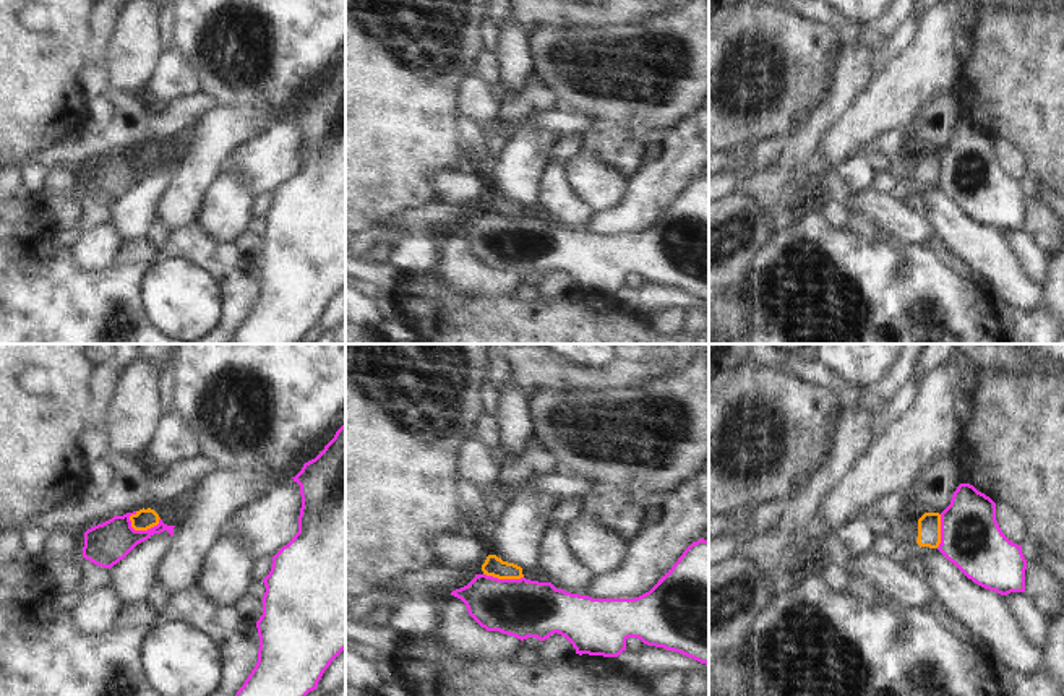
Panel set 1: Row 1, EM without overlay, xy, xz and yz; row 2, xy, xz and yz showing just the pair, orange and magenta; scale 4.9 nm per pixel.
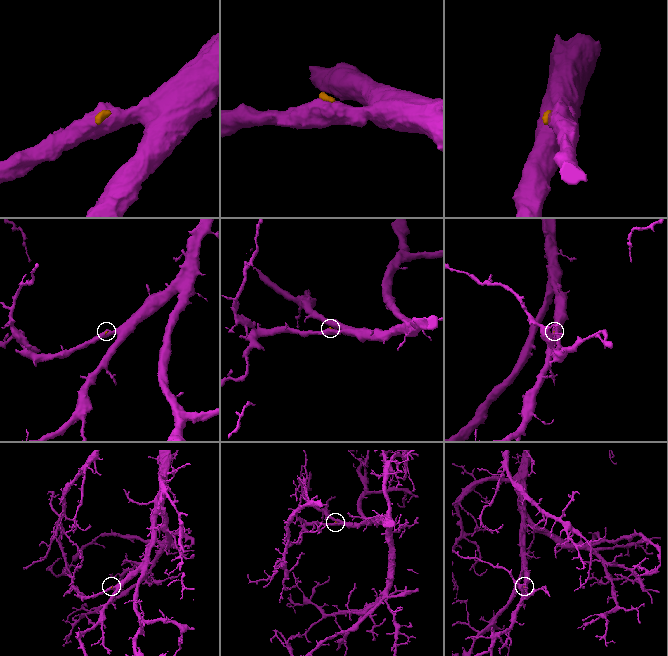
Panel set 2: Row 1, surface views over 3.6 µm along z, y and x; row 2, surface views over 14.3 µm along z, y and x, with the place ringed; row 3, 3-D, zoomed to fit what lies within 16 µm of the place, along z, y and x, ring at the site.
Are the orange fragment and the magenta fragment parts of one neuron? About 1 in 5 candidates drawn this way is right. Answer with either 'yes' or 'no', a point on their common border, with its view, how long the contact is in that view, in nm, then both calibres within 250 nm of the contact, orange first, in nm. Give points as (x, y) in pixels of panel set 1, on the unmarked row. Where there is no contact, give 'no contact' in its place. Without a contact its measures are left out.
no; meets orange in xy at (143, 166); contact 160 nm long; 100 nm thick on the orange side, 220 nm on the other

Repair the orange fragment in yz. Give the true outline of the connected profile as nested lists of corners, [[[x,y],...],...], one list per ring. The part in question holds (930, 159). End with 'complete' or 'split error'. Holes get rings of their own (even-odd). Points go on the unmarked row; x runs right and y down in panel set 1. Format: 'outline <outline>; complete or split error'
outline [[[925,149],[918,156],[918,177],[920,183],[937,185],[941,180],[941,151]]]; complete

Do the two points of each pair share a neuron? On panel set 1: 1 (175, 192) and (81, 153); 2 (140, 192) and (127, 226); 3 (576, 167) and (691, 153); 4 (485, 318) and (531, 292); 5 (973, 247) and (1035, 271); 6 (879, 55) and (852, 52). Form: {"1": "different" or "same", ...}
{"1": "different", "2": "same", "3": "different", "4": "different", "5": "different", "6": "different"}

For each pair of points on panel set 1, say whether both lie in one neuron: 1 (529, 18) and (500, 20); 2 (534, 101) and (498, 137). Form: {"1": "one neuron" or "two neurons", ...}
{"1": "two neurons", "2": "one neuron"}

